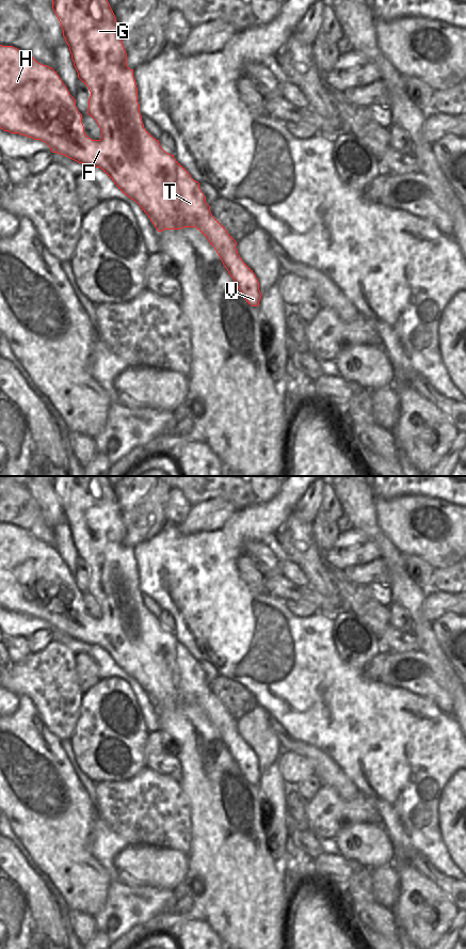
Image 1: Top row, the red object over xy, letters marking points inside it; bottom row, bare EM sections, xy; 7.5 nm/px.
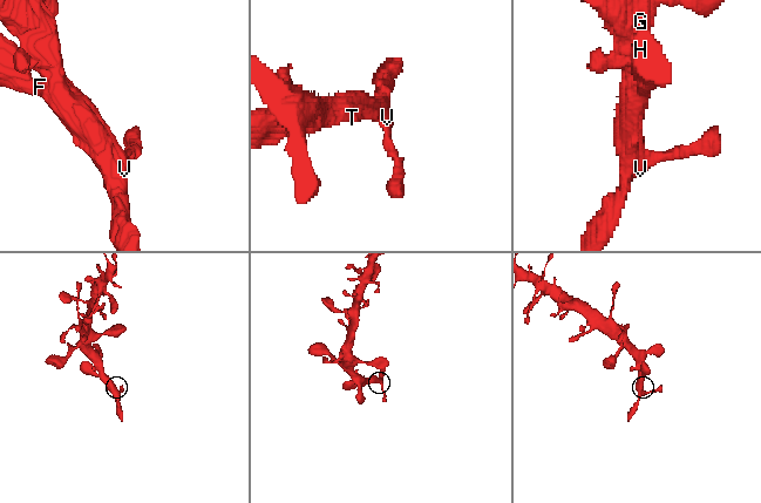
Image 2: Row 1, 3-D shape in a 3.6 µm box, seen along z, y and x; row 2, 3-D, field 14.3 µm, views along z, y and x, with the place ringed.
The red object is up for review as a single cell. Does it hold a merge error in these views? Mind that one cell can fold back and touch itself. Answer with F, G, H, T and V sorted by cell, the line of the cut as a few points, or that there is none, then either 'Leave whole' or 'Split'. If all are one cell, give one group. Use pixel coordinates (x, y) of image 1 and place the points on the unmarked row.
Groups: F G H T V. No split. Leave whole.

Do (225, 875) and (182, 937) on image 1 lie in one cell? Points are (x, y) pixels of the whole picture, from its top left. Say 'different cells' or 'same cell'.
different cells

